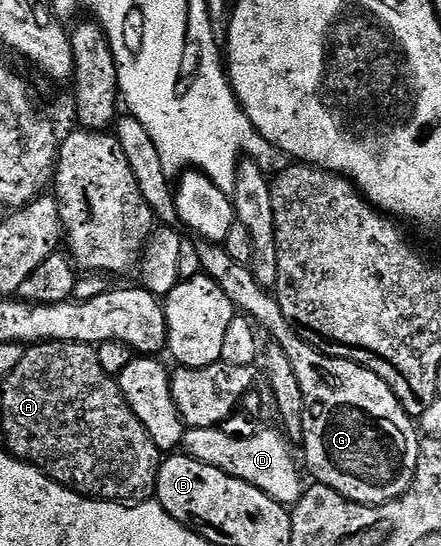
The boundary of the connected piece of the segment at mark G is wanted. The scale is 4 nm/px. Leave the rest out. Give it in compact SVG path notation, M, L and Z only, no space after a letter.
M200 242L199 256L203 266L202 274L207 275L233 301L235 307L242 314L250 317L258 328L266 334L269 333L271 341L279 347L288 357L293 371L297 374L297 381L301 384L302 397L305 402L303 414L303 442L305 449L306 470L316 482L332 488L354 503L375 506L387 503L391 499L398 499L407 491L408 485L415 479L416 465L419 460L419 444L421 435L414 421L407 411L397 401L396 394L389 389L383 378L364 366L344 359L334 358L317 350L304 341L289 325L288 319L281 312L278 298L270 290L264 289L246 263L233 261L227 250L218 243Z

